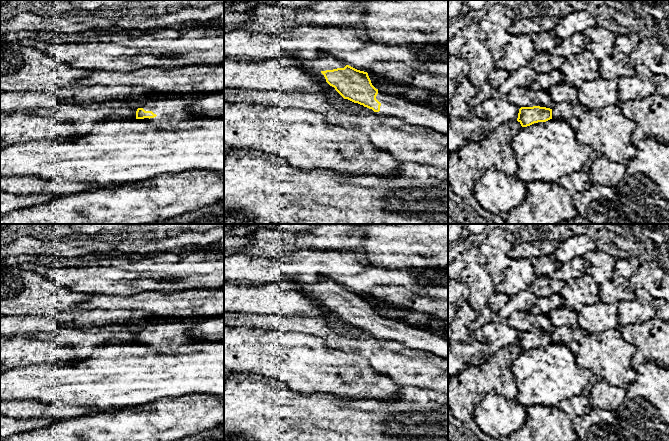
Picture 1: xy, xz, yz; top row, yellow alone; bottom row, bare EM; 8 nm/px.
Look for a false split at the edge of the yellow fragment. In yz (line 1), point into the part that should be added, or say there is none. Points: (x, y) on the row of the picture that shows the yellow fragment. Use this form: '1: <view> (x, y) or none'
1: none

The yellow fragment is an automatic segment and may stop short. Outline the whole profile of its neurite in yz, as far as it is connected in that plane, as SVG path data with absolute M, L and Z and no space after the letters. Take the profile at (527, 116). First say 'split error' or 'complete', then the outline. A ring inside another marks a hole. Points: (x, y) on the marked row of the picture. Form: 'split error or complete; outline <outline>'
complete; outline M540 106L521 107L517 121L522 127L530 126L538 122L546 122L552 119L552 109Z

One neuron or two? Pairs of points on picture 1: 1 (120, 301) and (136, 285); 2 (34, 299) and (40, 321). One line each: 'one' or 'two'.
1: two
2: two

